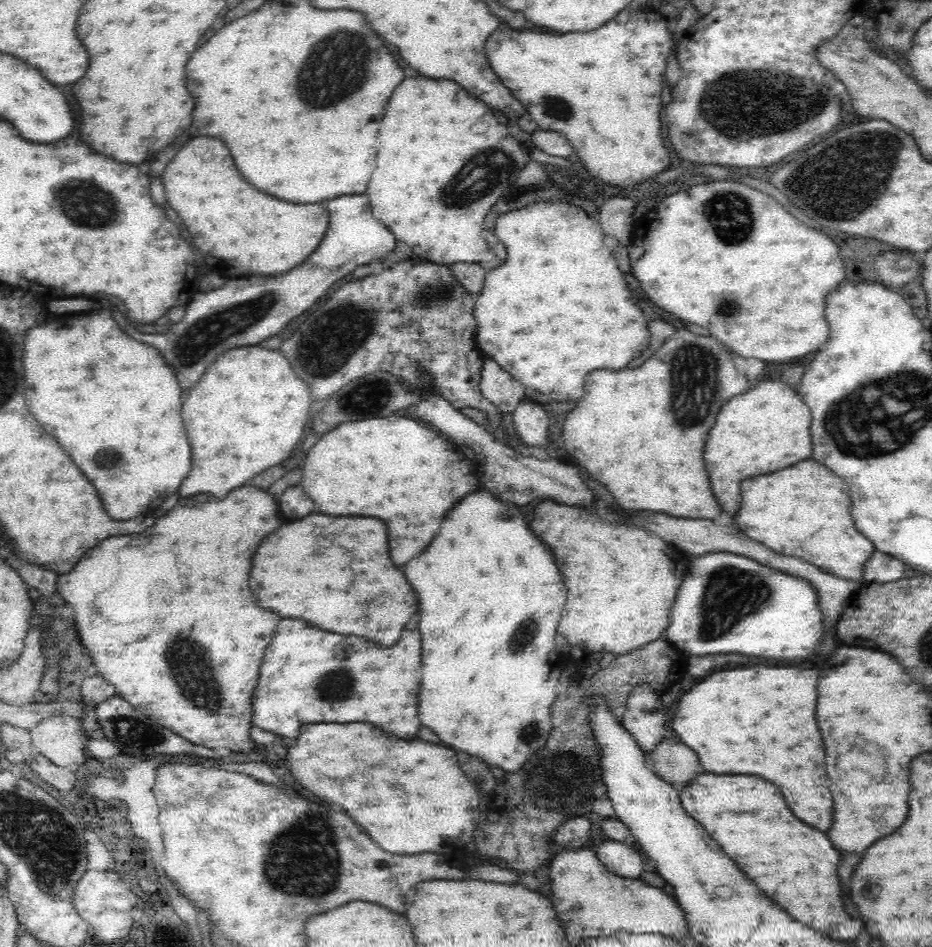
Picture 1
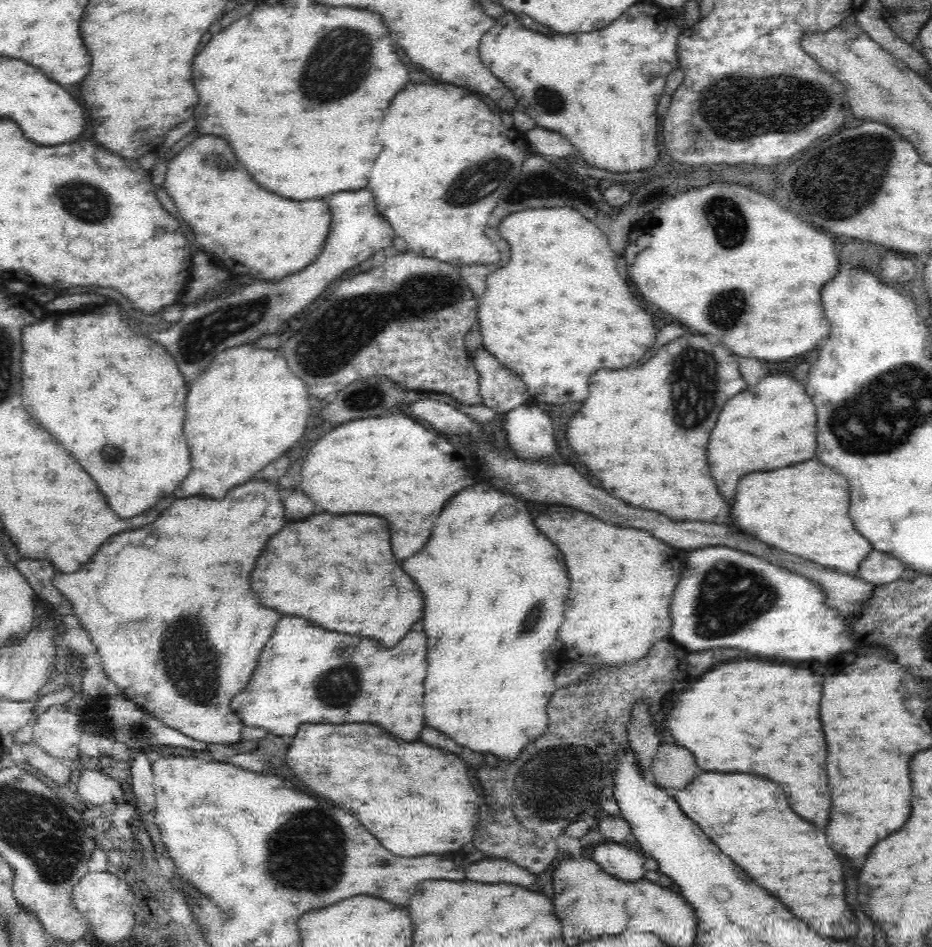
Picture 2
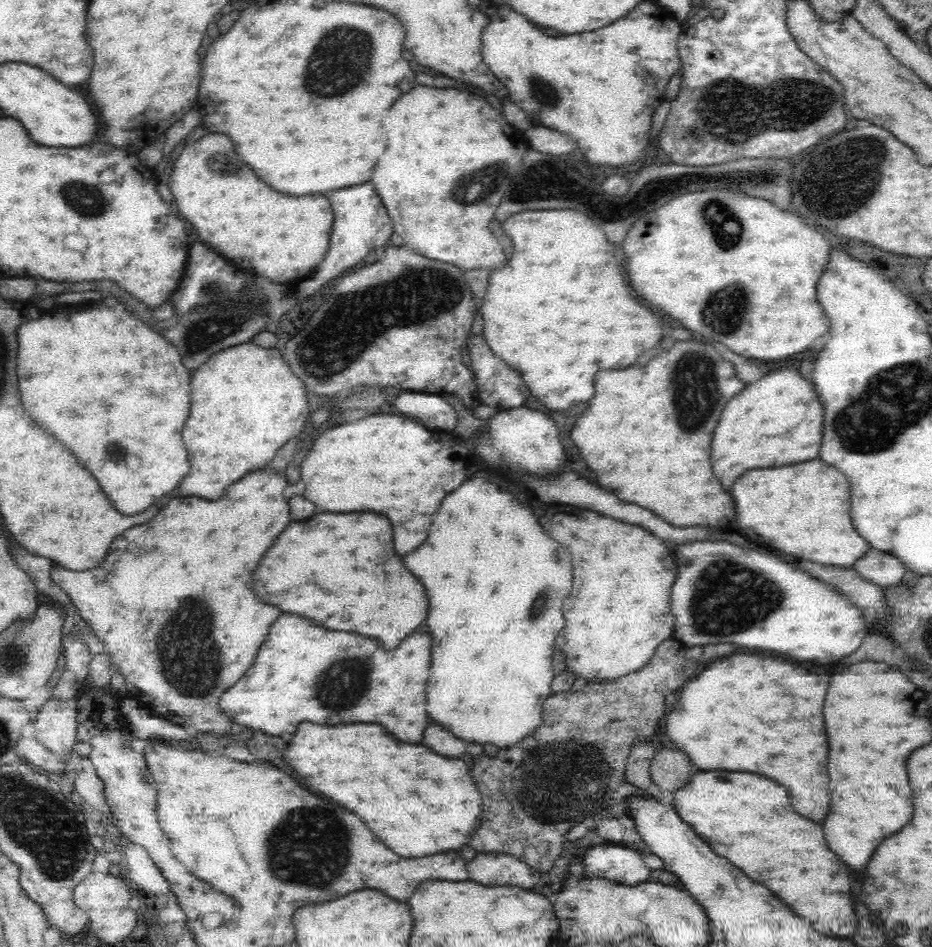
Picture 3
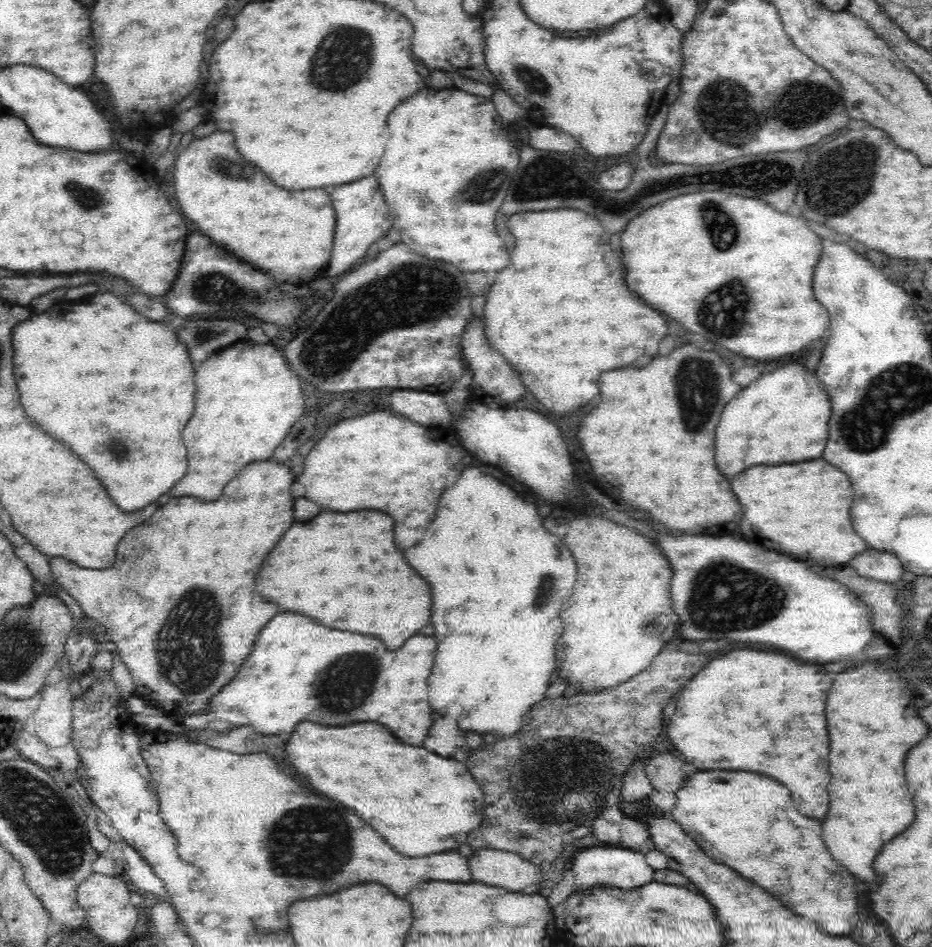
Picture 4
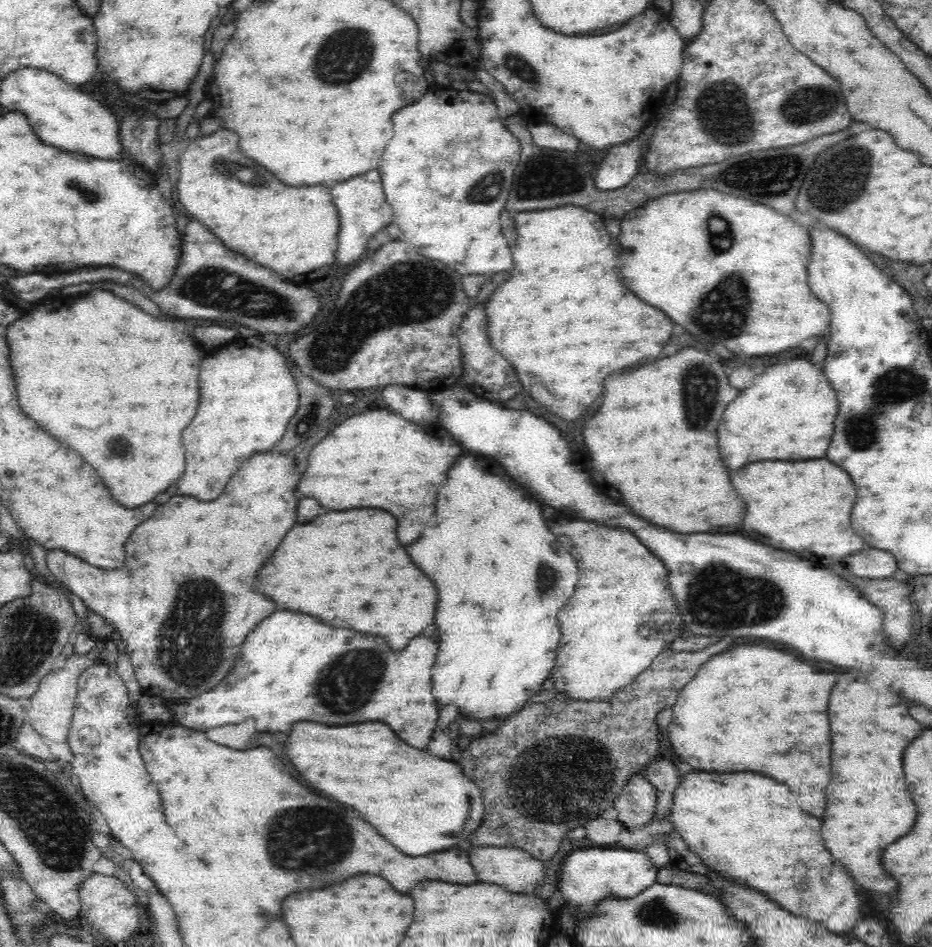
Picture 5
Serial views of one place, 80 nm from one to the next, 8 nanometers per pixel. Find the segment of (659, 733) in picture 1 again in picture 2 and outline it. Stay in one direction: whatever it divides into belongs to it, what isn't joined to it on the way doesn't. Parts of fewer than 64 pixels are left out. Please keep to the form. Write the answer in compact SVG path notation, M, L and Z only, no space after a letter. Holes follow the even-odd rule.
M635 704L627 722L630 749L634 751L637 764L642 771L651 776L651 764L658 752L660 740L654 726L654 720L648 715L648 705Z

